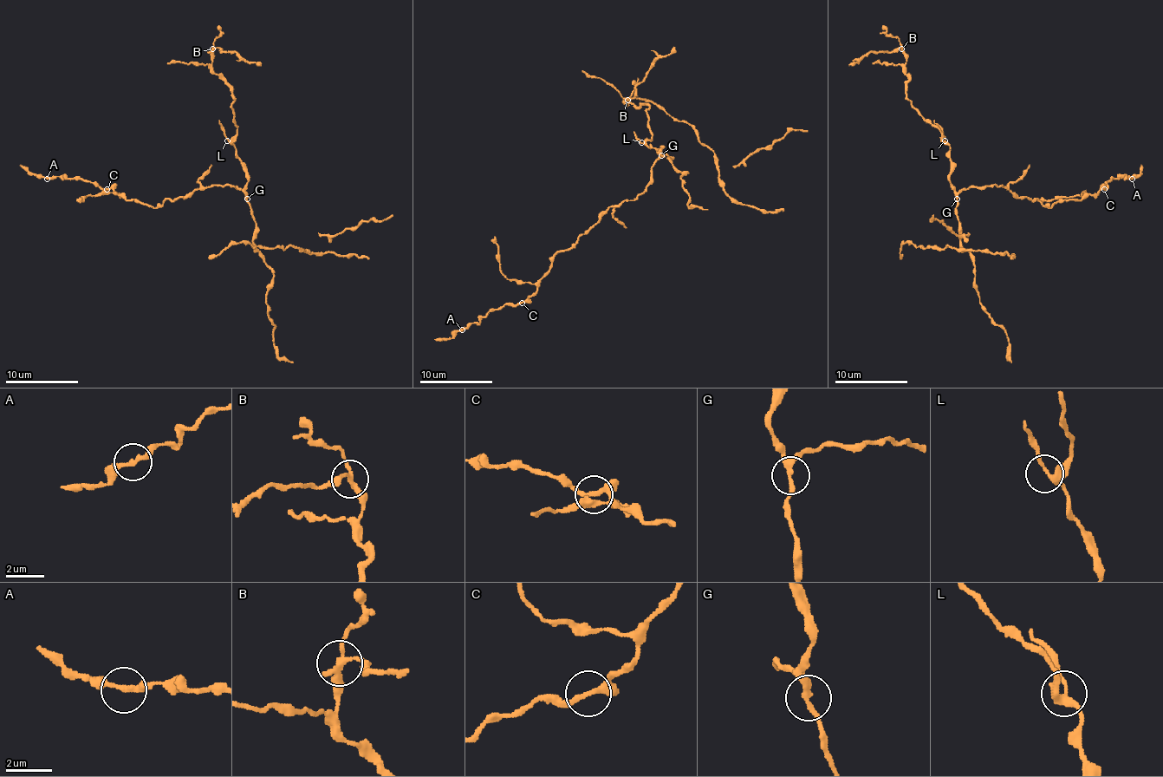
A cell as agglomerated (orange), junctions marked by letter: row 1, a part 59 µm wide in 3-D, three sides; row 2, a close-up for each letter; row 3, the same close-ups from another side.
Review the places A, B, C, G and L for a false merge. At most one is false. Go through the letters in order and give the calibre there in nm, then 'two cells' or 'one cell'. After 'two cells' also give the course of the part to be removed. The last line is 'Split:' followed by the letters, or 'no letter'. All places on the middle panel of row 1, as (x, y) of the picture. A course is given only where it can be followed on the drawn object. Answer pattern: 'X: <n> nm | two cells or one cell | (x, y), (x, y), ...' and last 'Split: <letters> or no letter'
A: 240 nm | one cell
B: 220 nm | two cells | (626, 99), (633, 97), (636, 86), (651, 66), (659, 57), (666, 55), (674, 46)
C: 220 nm | one cell
G: 220 nm | one cell
L: 240 nm | one cell
Split: B

